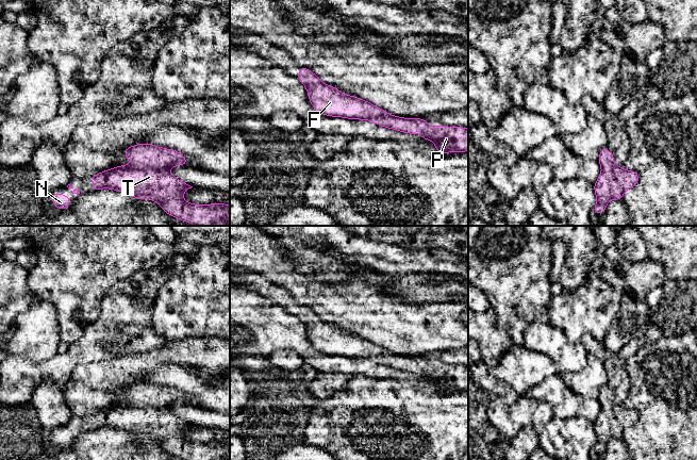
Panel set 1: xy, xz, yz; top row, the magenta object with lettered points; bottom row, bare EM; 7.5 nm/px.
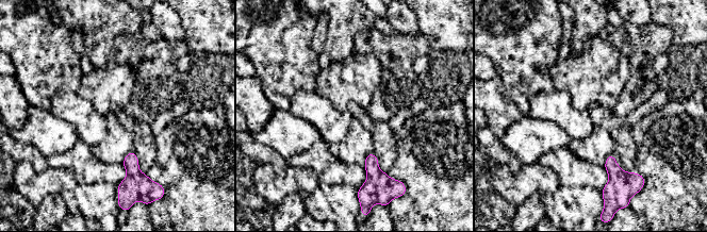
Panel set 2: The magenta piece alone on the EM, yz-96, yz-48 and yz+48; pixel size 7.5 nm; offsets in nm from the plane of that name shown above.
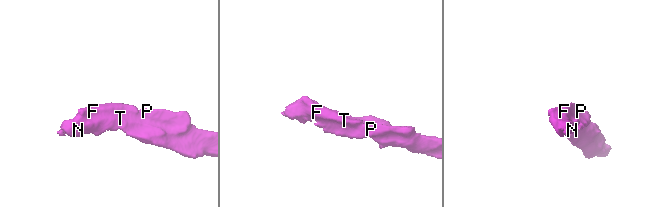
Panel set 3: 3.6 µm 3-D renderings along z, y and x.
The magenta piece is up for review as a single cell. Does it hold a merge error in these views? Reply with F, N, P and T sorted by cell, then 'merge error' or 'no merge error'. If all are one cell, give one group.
F N P T; no merge error

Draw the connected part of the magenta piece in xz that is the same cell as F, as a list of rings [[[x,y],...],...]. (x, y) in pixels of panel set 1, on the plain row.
[[[303,306],[298,308],[299,319],[306,326],[308,335],[314,348],[318,351],[332,355],[332,356],[344,356],[347,358],[361,358],[370,359],[381,365],[389,366],[393,368],[401,369],[415,374],[417,369],[420,369],[419,376],[427,379],[433,379],[434,385],[441,392],[448,391],[464,391],[468,390],[468,367],[460,365],[447,365],[447,364],[435,364],[434,366],[429,364],[429,361],[424,357],[403,357],[393,355],[383,347],[375,345],[366,339],[362,339],[358,335],[345,333],[334,325],[323,323],[316,313],[314,313],[309,307]]]

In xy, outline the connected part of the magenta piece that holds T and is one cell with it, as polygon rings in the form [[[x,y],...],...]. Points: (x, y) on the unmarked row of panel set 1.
[[[142,381],[125,388],[123,393],[132,400],[132,404],[120,404],[92,414],[94,429],[111,427],[138,438],[149,437],[157,441],[165,451],[183,460],[230,460],[230,443],[201,444],[183,439],[184,430],[193,425],[168,411],[173,405],[188,404],[187,398],[180,391]]]

